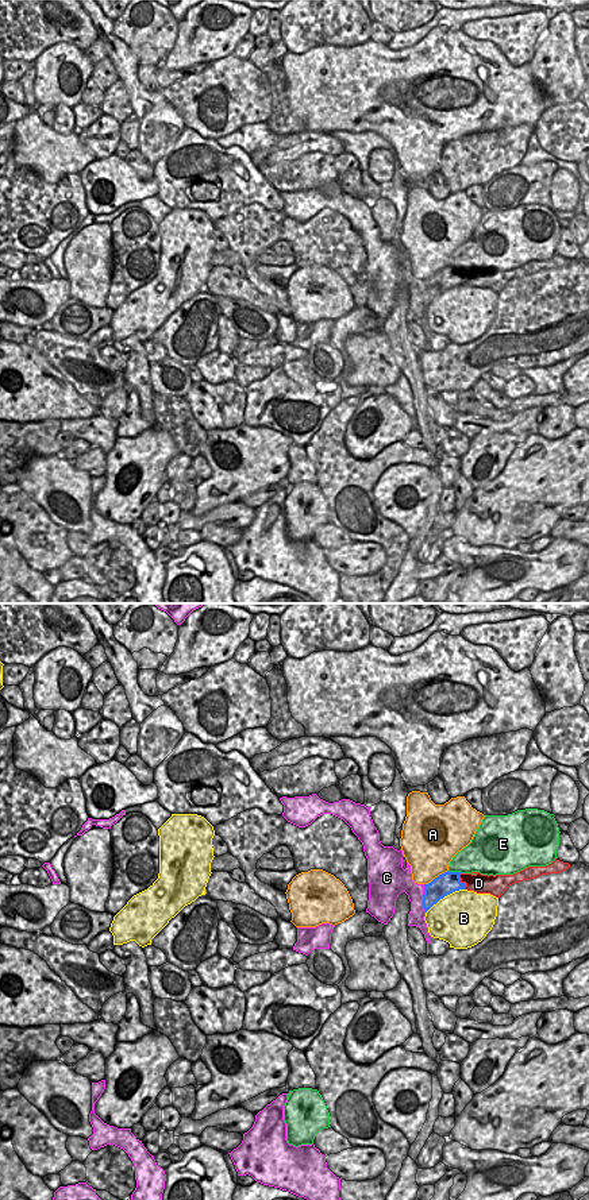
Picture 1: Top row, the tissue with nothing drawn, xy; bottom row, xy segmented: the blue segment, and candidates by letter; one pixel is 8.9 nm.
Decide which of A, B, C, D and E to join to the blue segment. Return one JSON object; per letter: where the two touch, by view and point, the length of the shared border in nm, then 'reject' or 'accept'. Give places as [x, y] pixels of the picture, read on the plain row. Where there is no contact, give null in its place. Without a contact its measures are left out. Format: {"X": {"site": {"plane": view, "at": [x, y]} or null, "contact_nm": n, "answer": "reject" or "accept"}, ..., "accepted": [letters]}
{"A": {"site": {"plane": "xy", "at": [435, 273]}, "contact_nm": 260, "answer": "reject"}, "B": {"site": {"plane": "xy", "at": [445, 290]}, "contact_nm": 420, "answer": "reject"}, "C": {"site": {"plane": "xy", "at": [423, 293]}, "contact_nm": 260, "answer": "reject"}, "D": {"site": {"plane": "xy", "at": [459, 276]}, "contact_nm": 160, "answer": "accept"}, "E": {"site": {"plane": "xy", "at": [455, 267]}, "contact_nm": 140, "answer": "reject"}, "accepted": ["D"]}

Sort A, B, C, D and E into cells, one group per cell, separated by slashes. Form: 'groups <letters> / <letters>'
groups A / B / C / D / E

